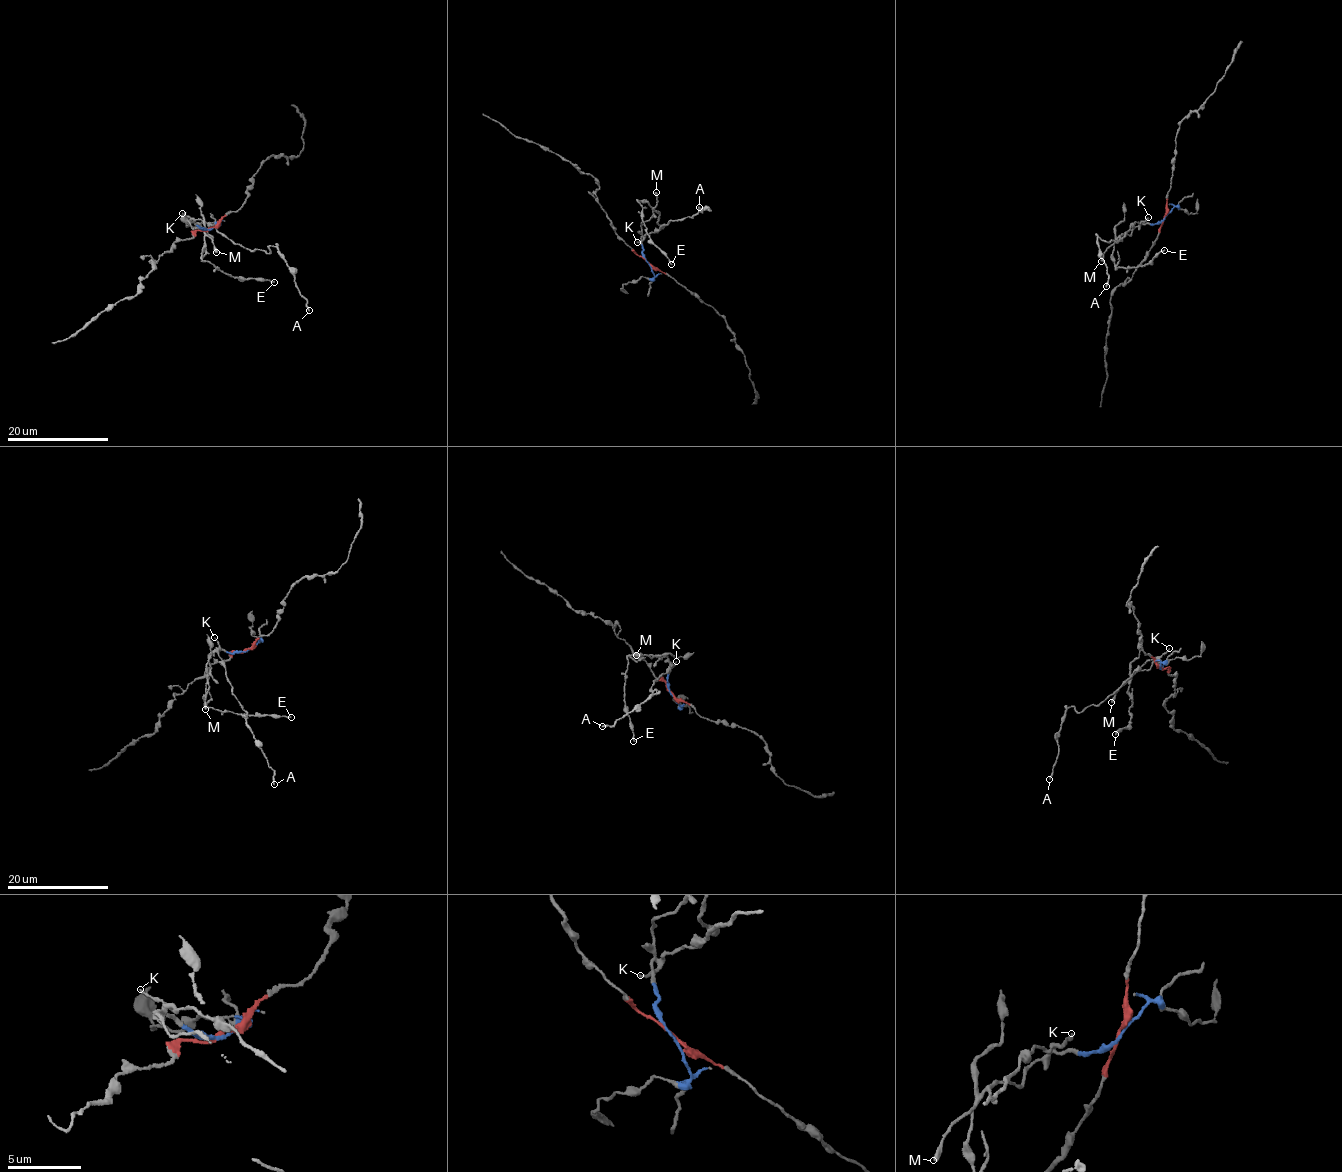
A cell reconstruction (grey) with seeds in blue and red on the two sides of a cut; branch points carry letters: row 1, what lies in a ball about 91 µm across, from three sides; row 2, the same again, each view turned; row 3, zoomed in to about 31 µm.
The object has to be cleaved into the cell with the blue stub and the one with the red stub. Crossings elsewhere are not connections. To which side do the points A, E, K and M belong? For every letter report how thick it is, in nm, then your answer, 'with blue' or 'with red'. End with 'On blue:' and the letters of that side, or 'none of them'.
A: 190 nm thick; with blue
E: 170 nm thick; with blue
K: 140 nm thick; with blue
M: 360 nm thick; with blue
On blue: A, E, K, M

